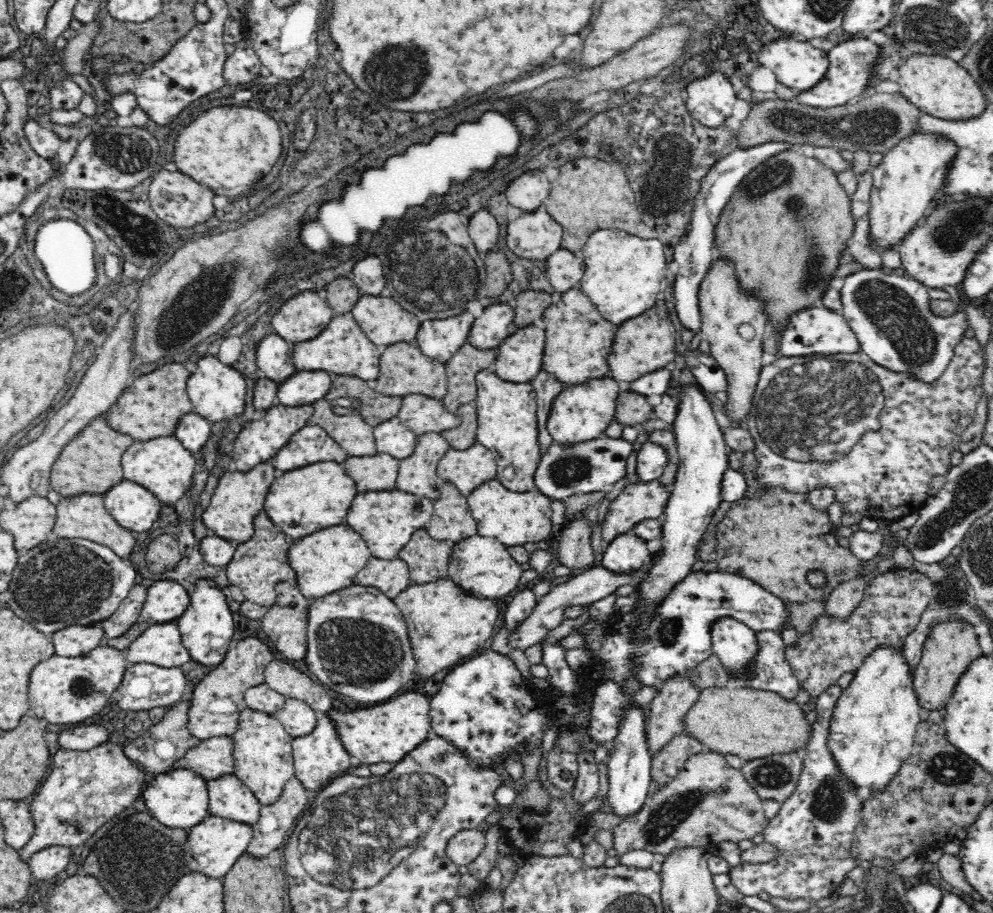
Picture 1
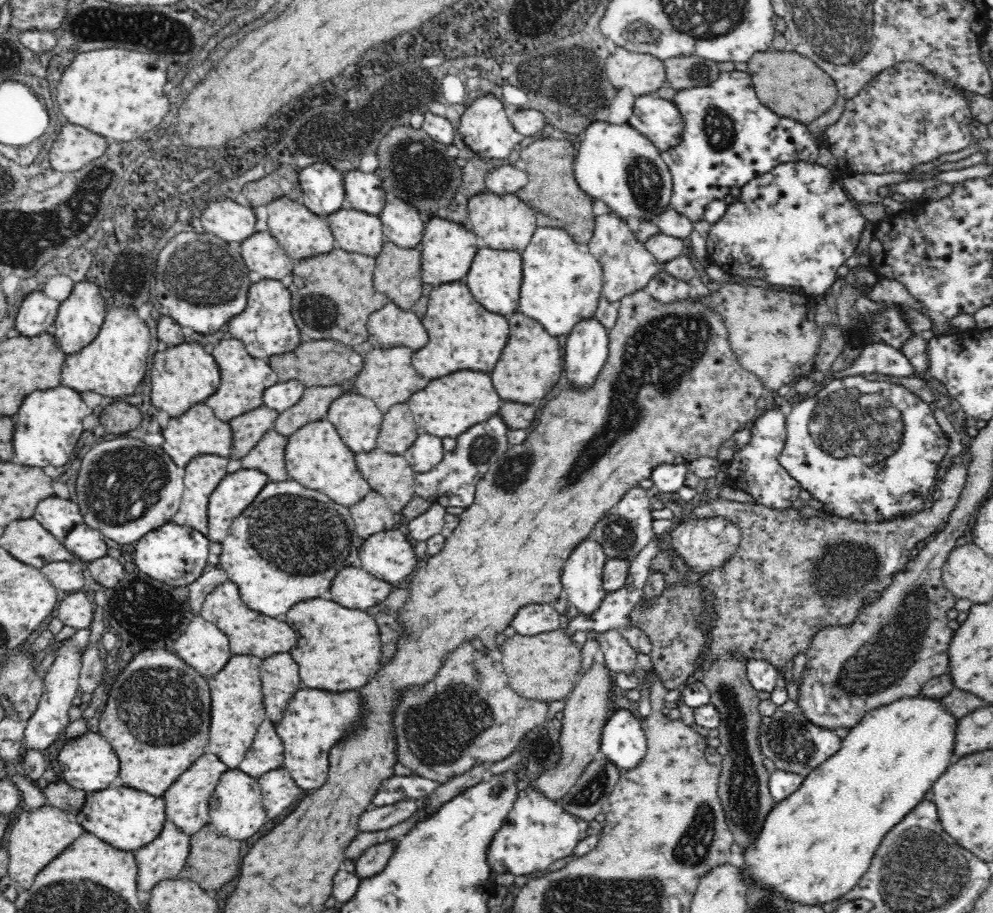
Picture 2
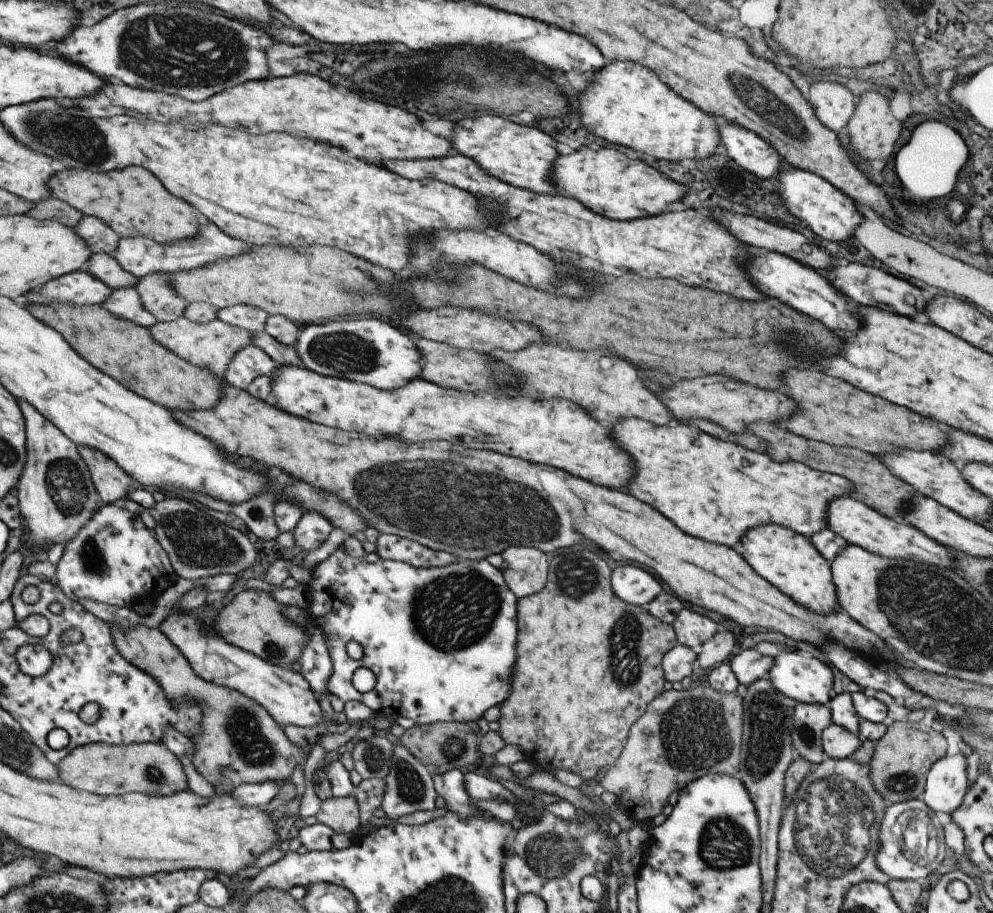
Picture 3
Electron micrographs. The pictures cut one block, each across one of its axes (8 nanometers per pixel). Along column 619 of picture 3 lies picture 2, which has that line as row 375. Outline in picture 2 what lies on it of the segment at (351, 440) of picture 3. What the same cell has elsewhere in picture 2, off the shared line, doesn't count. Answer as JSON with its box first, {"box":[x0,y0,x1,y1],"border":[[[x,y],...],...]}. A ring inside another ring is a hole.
{"box":[492,314,562,404],"border":[[[514,314],[508,318],[508,322],[510,322],[510,338],[496,368],[492,370],[492,382],[500,398],[532,404],[536,400],[542,400],[562,376],[560,344],[556,337],[550,336],[546,329],[542,328],[542,324],[530,320],[524,314]]]}

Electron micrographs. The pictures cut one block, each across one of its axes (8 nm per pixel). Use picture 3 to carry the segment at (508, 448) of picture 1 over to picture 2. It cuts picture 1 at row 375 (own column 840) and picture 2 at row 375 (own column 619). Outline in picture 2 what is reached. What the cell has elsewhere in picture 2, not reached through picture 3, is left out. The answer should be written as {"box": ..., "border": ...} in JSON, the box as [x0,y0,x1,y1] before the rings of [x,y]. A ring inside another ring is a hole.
{"box":[413,280,508,380],"border":[[[464,280],[436,285],[430,290],[426,313],[421,318],[429,343],[413,351],[413,367],[428,380],[456,371],[490,372],[508,340],[508,320],[486,310],[470,292]]]}

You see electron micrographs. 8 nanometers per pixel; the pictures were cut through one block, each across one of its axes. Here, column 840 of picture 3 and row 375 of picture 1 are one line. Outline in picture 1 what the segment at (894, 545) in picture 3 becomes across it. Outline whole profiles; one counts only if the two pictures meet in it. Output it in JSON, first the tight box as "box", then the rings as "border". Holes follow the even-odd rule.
{"box":[491,324,544,383],"border":[[[533,324],[513,328],[498,346],[491,369],[506,382],[531,383],[542,369],[544,348],[544,329]]]}

